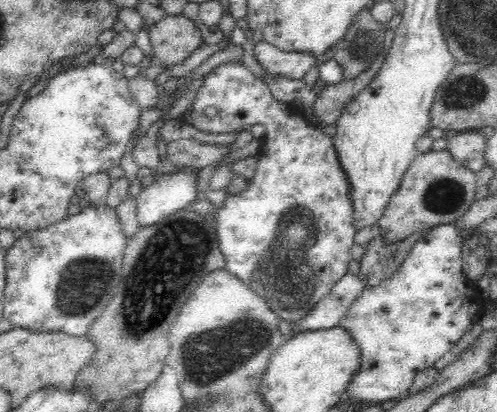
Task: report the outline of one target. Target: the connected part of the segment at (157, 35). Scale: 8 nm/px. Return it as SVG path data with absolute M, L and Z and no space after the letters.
M182 13L167 14L162 20L149 25L149 39L155 54L154 63L160 66L182 63L196 48L203 44L202 36L194 25L194 21Z

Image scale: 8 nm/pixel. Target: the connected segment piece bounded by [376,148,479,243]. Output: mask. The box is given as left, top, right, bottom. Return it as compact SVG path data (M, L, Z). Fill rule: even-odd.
M448 149L419 153L407 167L398 190L386 204L384 216L376 222L382 239L393 243L413 232L455 222L476 201L474 194L479 186L475 172L460 165Z

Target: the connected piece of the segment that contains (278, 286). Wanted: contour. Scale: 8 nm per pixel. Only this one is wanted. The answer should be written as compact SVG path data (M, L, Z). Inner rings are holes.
M237 61L220 64L206 74L183 116L186 123L208 134L238 133L255 124L266 126L252 182L239 194L227 195L223 205L214 212L214 225L226 261L225 269L263 298L279 320L300 322L316 302L330 294L340 278L354 270L350 252L356 244L356 230L349 197L351 188L341 169L333 139L316 128L316 121L308 121L299 105L276 100L268 85Z

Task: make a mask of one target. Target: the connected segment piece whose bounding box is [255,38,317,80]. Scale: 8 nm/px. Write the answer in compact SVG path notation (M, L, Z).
M264 38L255 43L255 57L270 77L301 79L316 66L317 56L312 53L285 51L272 46Z

